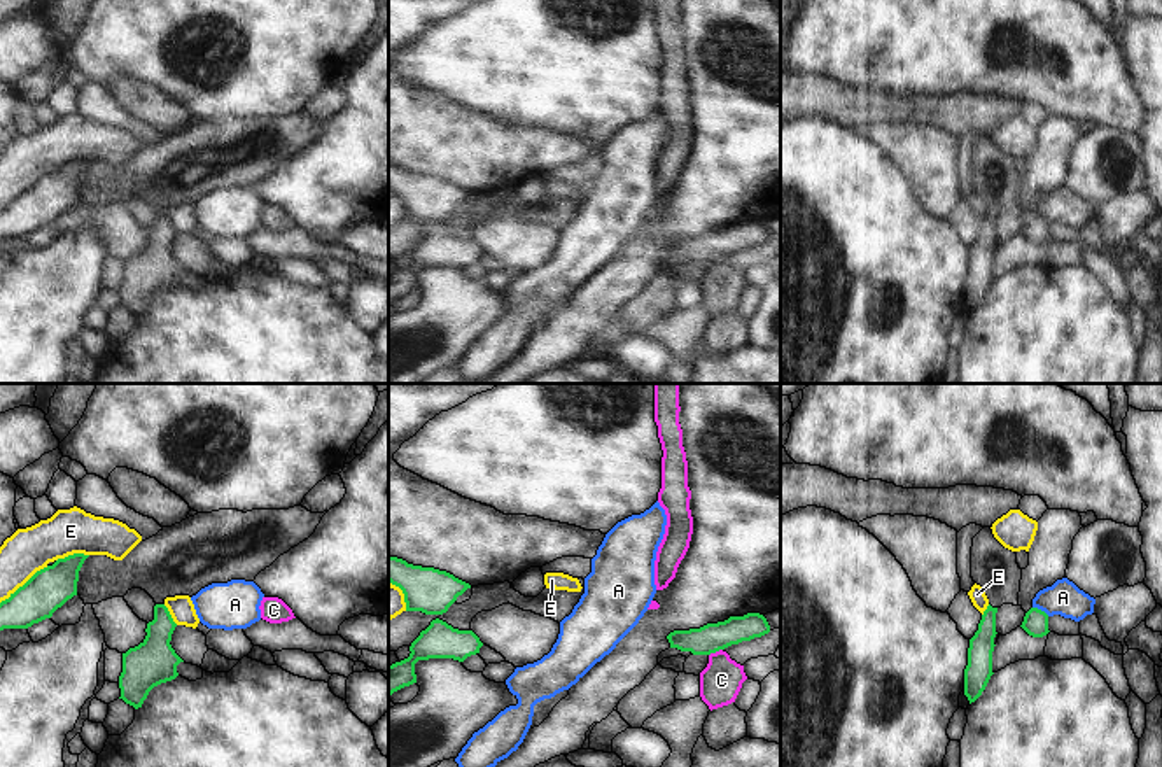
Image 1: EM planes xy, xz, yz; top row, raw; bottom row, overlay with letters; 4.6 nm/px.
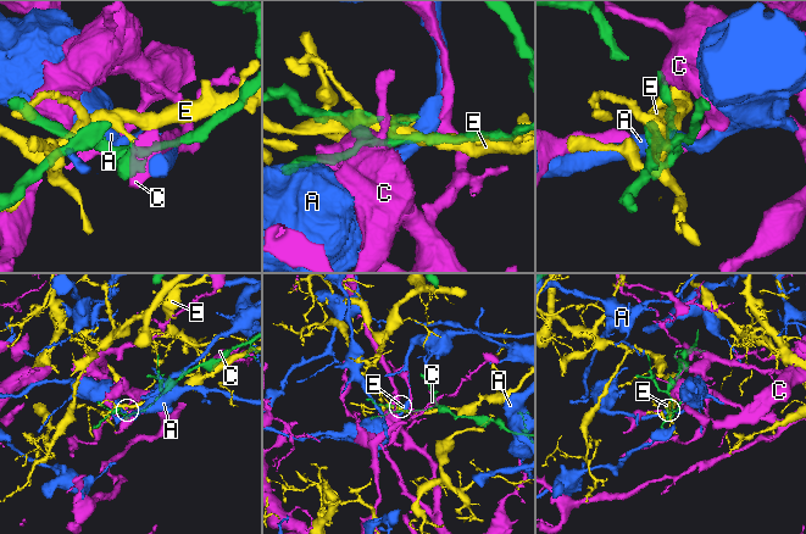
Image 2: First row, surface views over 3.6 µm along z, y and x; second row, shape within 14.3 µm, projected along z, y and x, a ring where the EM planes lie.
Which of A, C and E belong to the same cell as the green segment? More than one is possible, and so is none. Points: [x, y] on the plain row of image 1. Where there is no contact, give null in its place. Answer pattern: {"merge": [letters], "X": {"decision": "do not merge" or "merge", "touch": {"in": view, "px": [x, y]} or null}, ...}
{"merge": [], "A": {"decision": "do not merge", "touch": {"in": "yz", "px": [1040, 218]}}, "C": {"decision": "do not merge", "touch": {"in": "xz", "px": [714, 260]}}, "E": {"decision": "do not merge", "touch": {"in": "xy", "px": [74, 161]}}}

